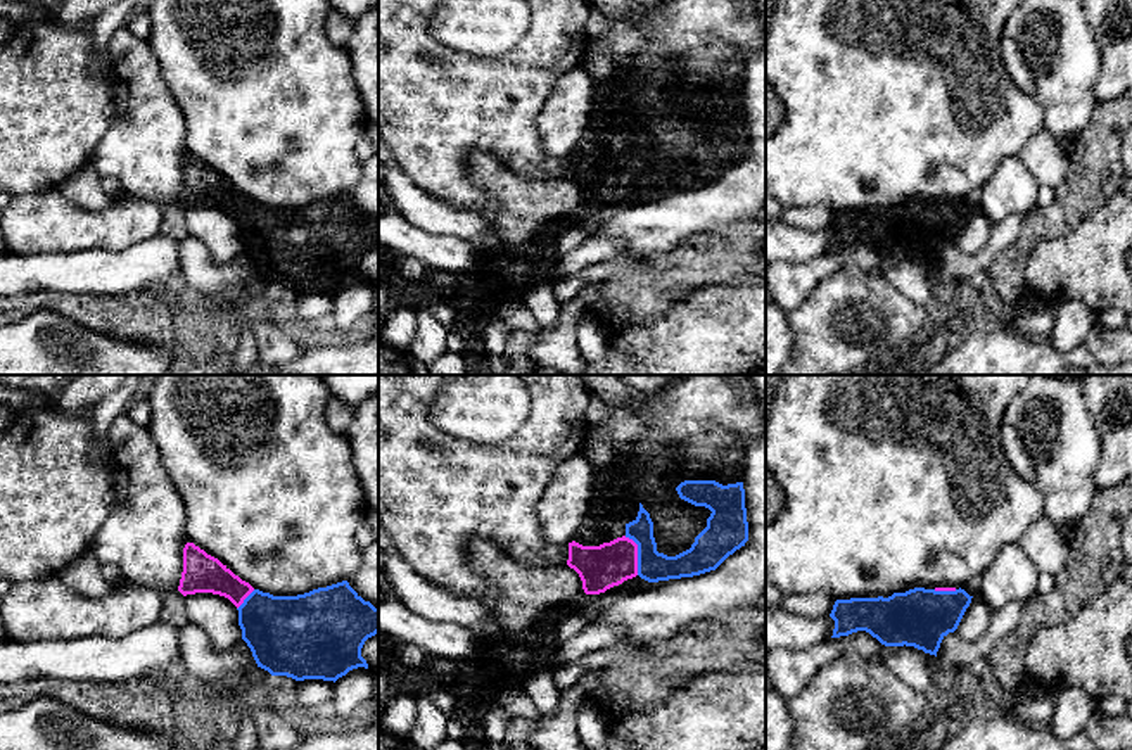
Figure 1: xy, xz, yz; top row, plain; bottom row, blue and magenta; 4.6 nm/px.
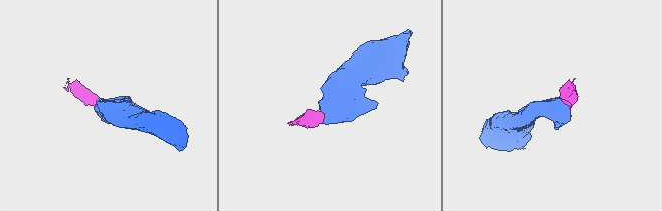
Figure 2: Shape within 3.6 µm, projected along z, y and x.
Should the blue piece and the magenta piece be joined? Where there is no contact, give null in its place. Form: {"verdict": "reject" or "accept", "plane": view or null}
{"verdict": "accept", "plane": "xz"}

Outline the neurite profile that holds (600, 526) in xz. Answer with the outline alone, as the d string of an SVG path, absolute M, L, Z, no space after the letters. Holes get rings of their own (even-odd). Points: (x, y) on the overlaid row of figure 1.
M589 508L574 541L582 546L600 546L622 536L626 536L626 524L615 513Z

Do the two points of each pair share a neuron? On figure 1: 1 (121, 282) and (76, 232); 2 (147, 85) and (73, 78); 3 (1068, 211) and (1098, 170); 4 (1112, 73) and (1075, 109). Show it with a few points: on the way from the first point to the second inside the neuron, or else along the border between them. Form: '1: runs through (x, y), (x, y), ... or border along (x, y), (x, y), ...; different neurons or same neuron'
1: border along (130, 246), (50, 254); different neurons
2: border along (109, 73), (114, 94), (113, 121); different neurons
3: runs through (1074, 201), (1091, 180); same neuron
4: border along (1101, 49), (1096, 102); different neurons

